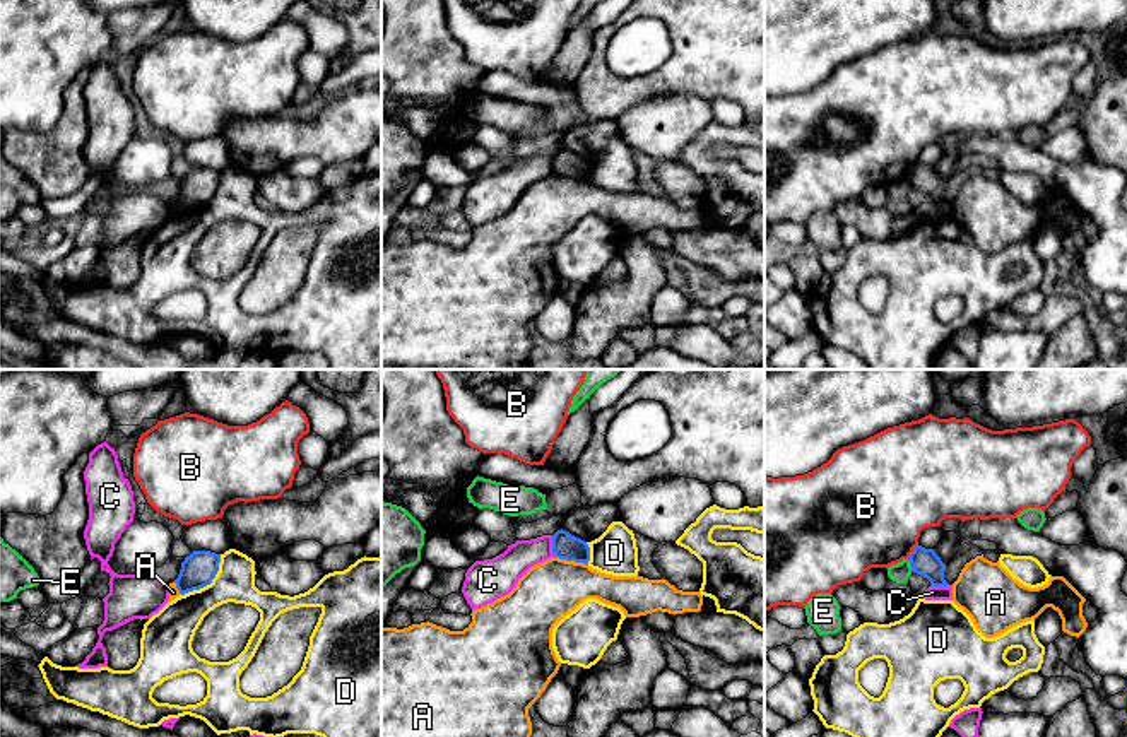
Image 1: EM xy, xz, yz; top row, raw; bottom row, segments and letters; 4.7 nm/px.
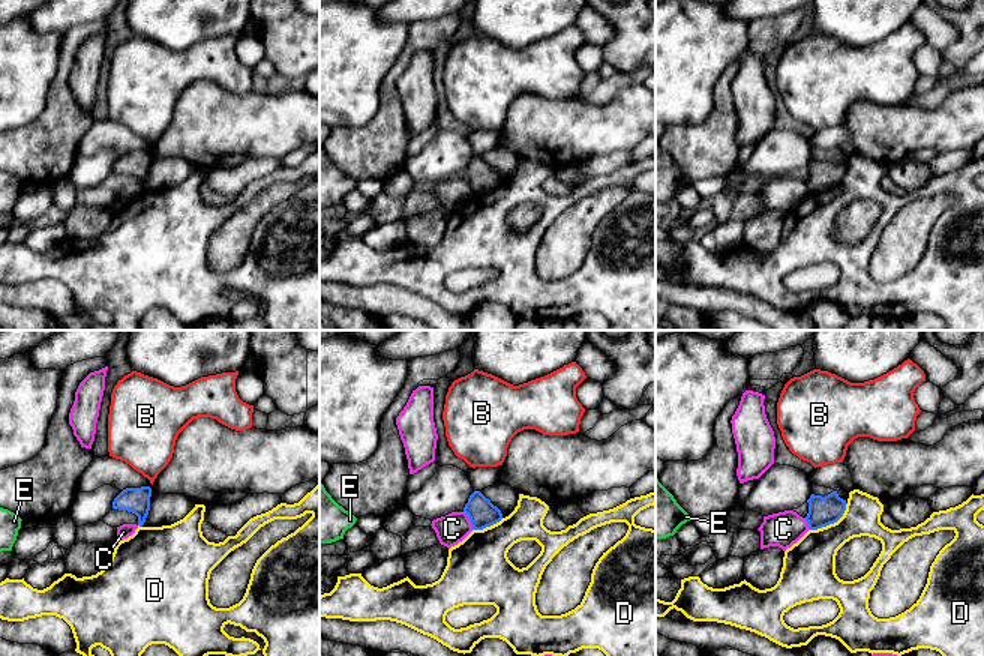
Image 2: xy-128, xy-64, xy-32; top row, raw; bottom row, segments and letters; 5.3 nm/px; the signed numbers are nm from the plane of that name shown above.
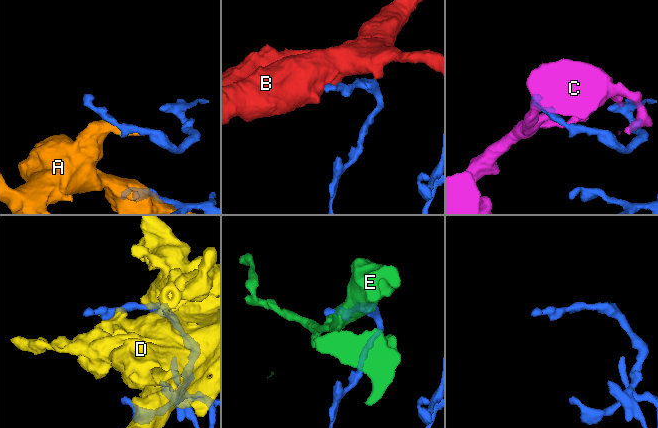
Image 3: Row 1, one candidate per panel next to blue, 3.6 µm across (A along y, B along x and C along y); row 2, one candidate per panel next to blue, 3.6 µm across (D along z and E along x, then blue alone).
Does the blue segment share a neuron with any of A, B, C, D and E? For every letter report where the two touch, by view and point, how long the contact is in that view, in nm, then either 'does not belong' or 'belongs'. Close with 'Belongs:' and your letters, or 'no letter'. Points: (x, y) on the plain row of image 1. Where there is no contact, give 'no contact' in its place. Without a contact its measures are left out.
A: meets blue in xz at (572, 176); contact 170 nm long; does not belong
B: meets blue in yz at (914, 168); contact 90 nm long; does not belong
C: meets blue in xz at (553, 163); contact 100 nm long; does not belong
D: meets blue in xy at (209, 200); contact 280 nm long; does not belong
E: meets blue in yz at (910, 182); contact 70 nm long; does not belong
Belongs: no letter

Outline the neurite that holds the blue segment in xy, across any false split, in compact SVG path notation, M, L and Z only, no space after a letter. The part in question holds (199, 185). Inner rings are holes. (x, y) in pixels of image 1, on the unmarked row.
M193 168L181 180L176 205L181 212L200 207L212 200L219 188L221 171L210 168Z

